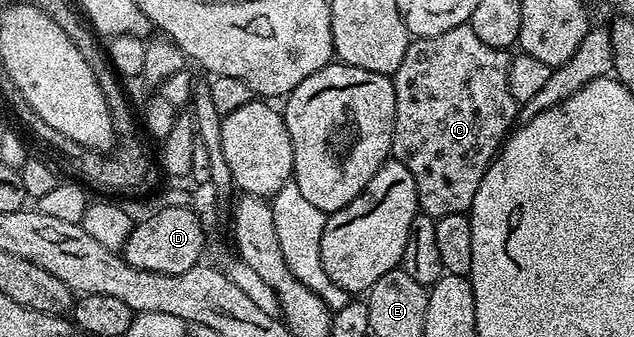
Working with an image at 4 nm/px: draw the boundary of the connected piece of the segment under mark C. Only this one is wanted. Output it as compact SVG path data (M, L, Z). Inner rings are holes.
M471 23L459 24L454 26L454 30L446 30L446 34L413 39L406 50L406 58L402 58L402 66L398 66L392 76L394 126L390 156L414 174L419 211L423 215L439 218L434 234L438 242L438 255L449 276L468 276L472 271L474 238L471 219L465 213L474 202L478 182L482 182L493 156L500 151L500 145L509 135L513 127L512 119L514 122L518 116L518 105L510 94L508 82L509 59L505 49L486 46L486 42L474 34Z

